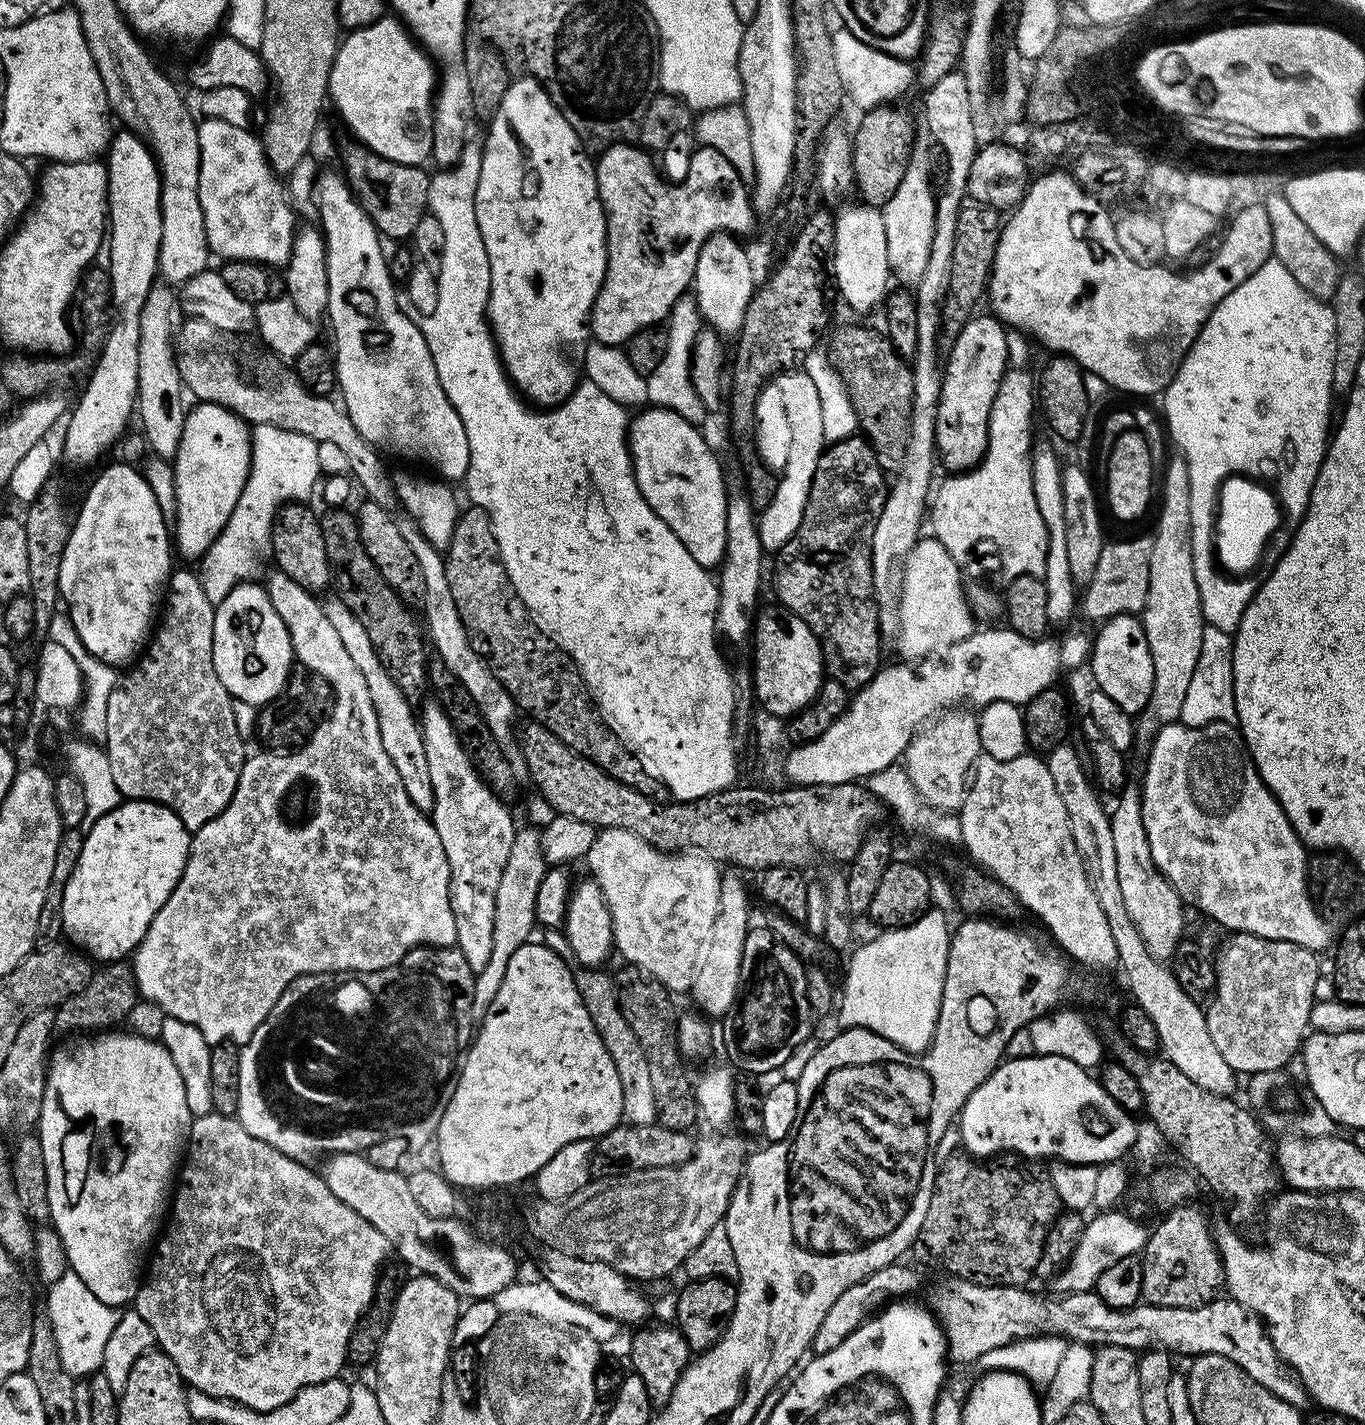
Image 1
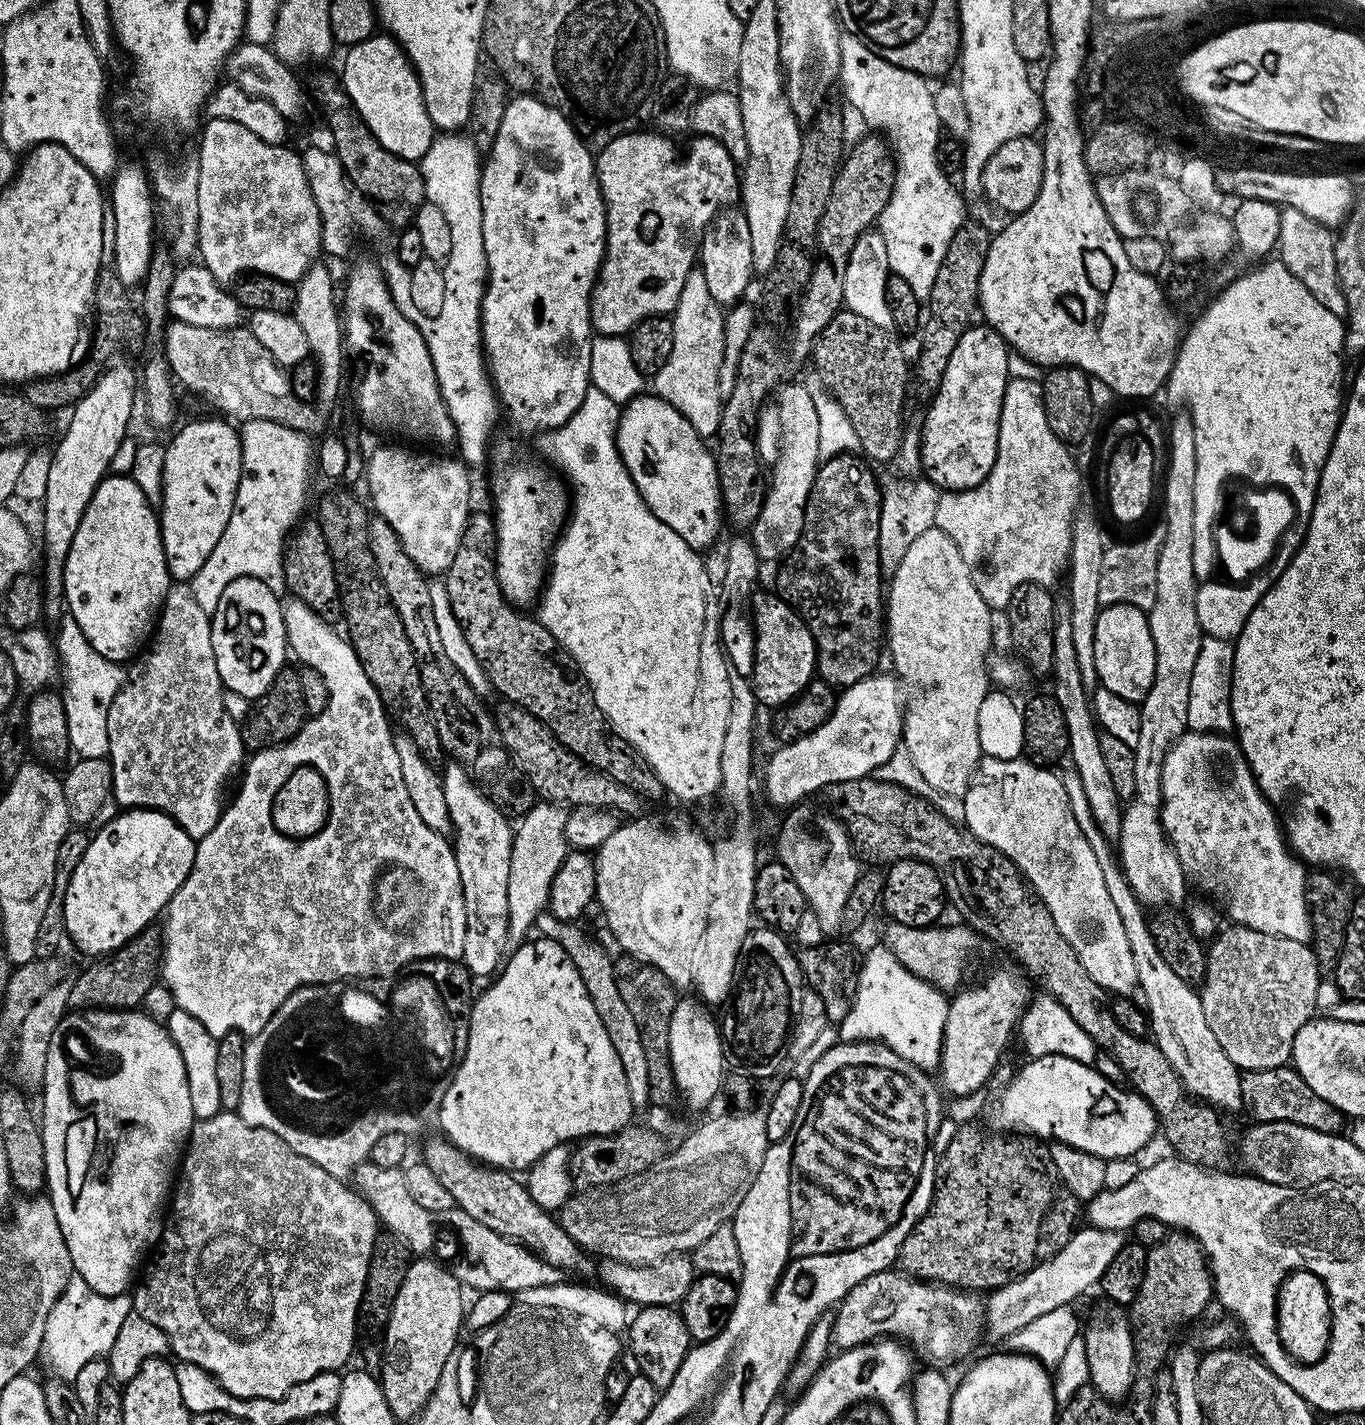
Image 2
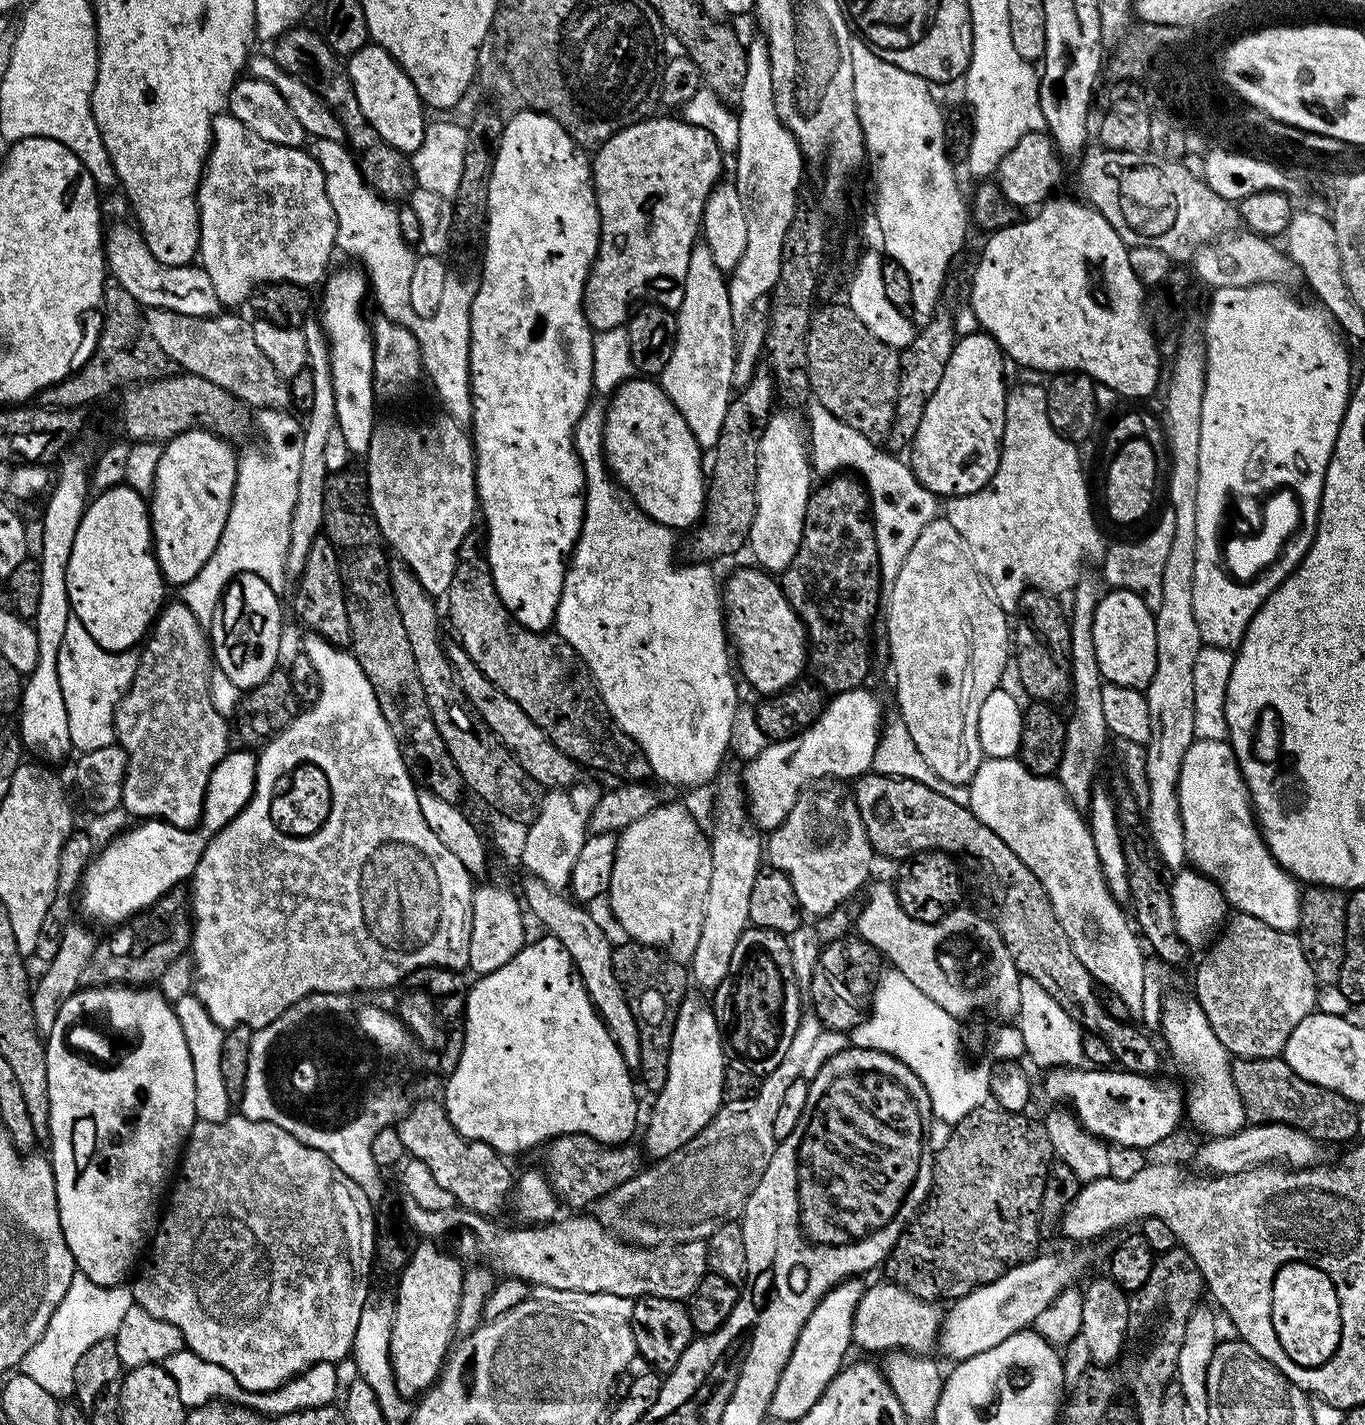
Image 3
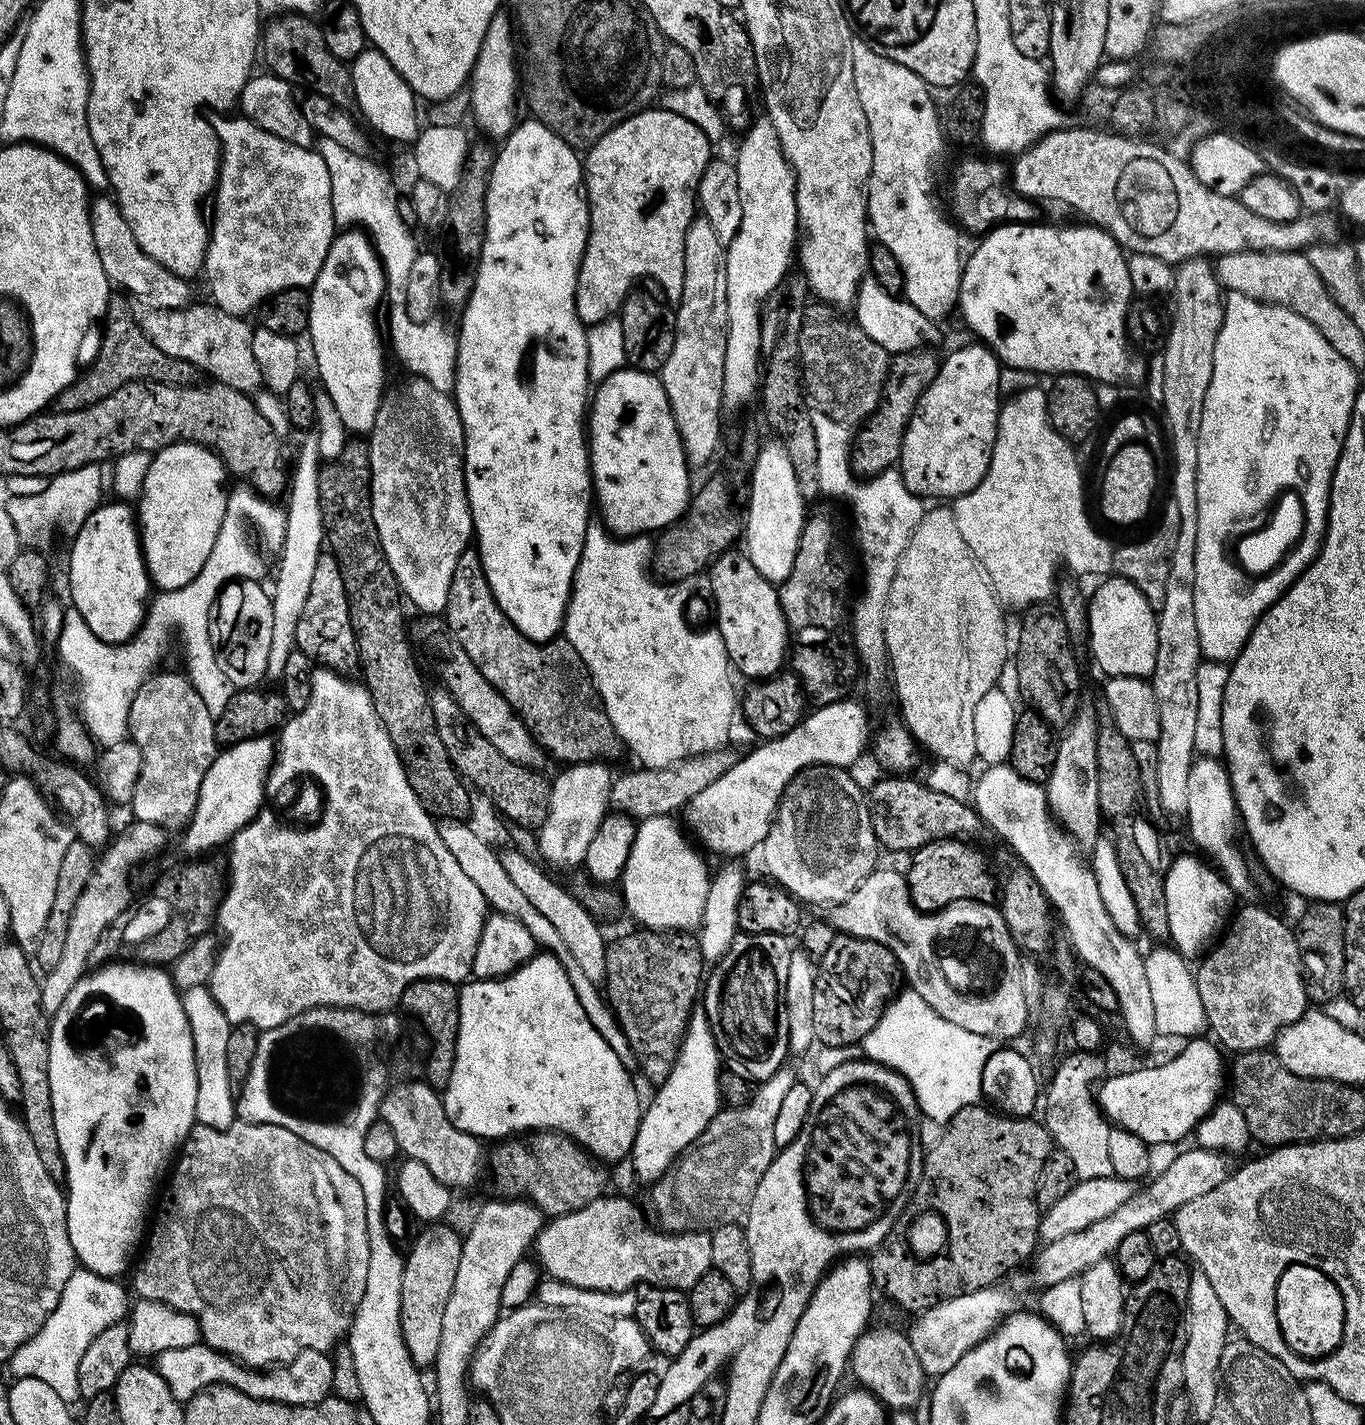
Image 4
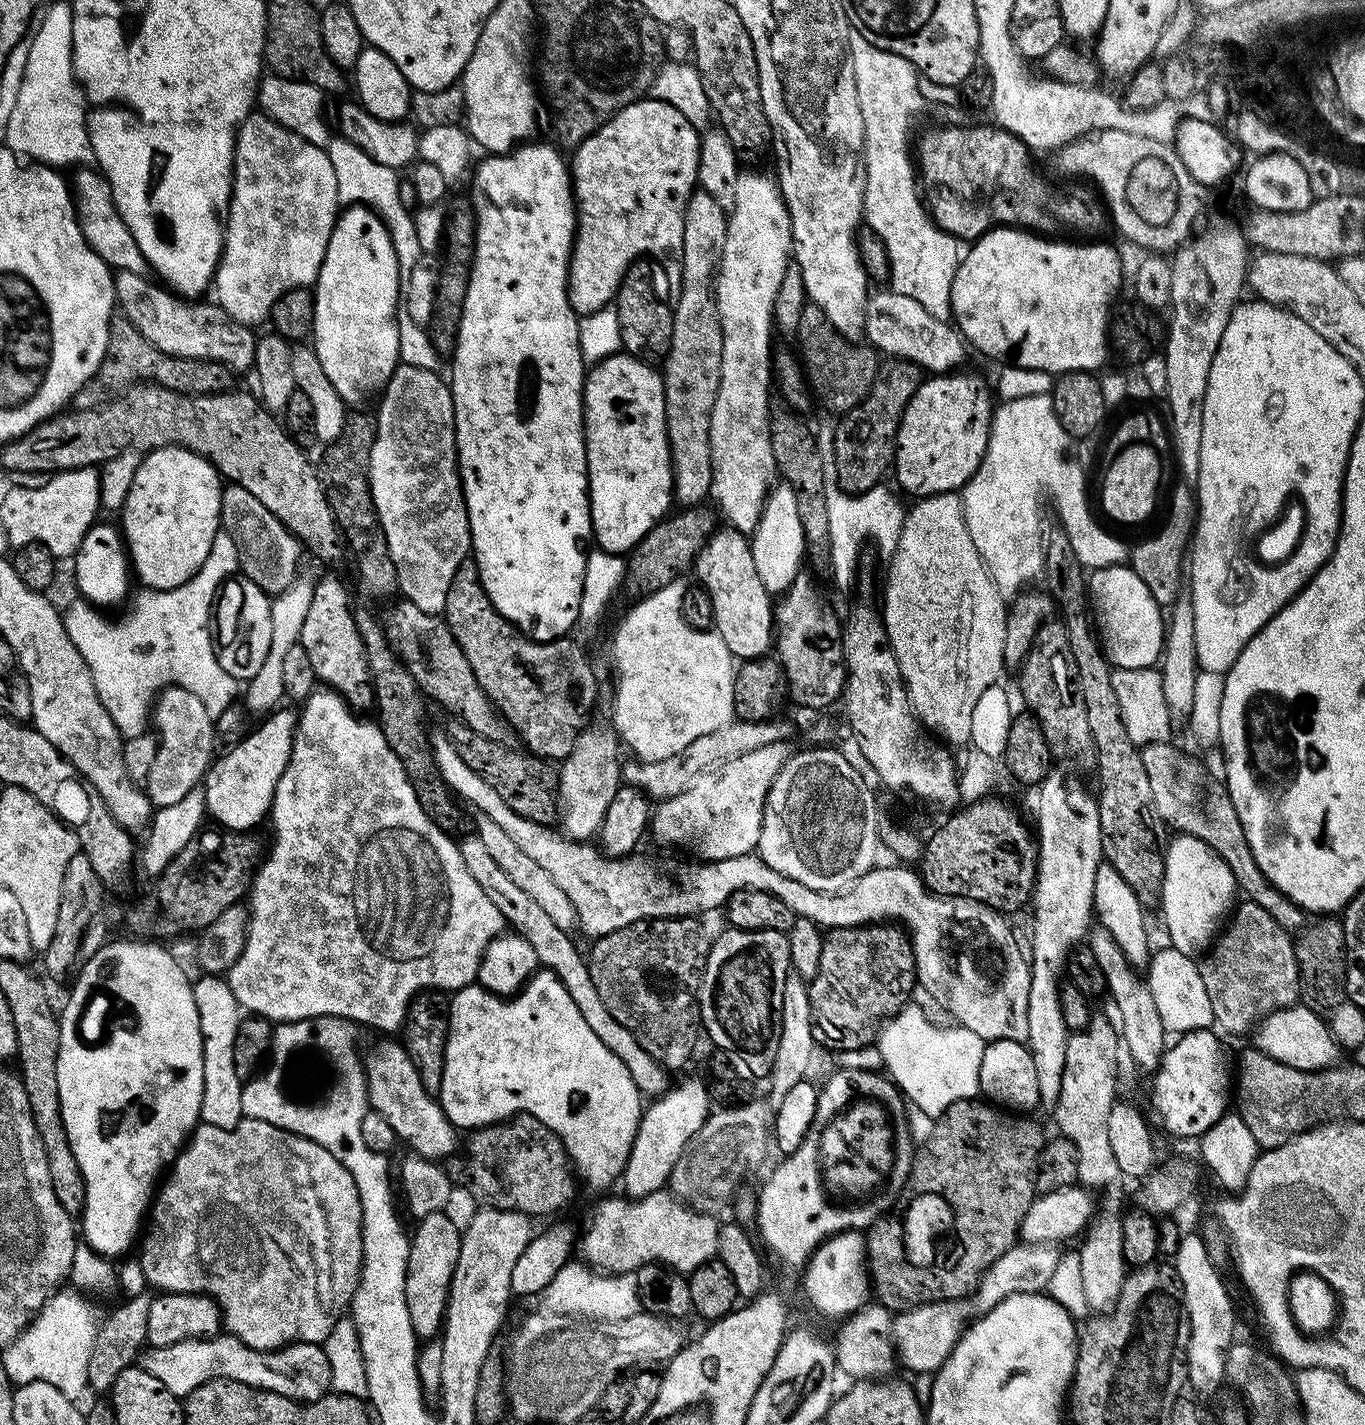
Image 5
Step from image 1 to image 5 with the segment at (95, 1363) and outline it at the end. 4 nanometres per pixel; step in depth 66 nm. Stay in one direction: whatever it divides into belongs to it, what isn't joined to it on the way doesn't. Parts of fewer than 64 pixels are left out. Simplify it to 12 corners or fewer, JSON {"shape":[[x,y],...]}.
{"shape":[[72,1286],[3,1345],[13,1385],[89,1388],[98,1317]]}

